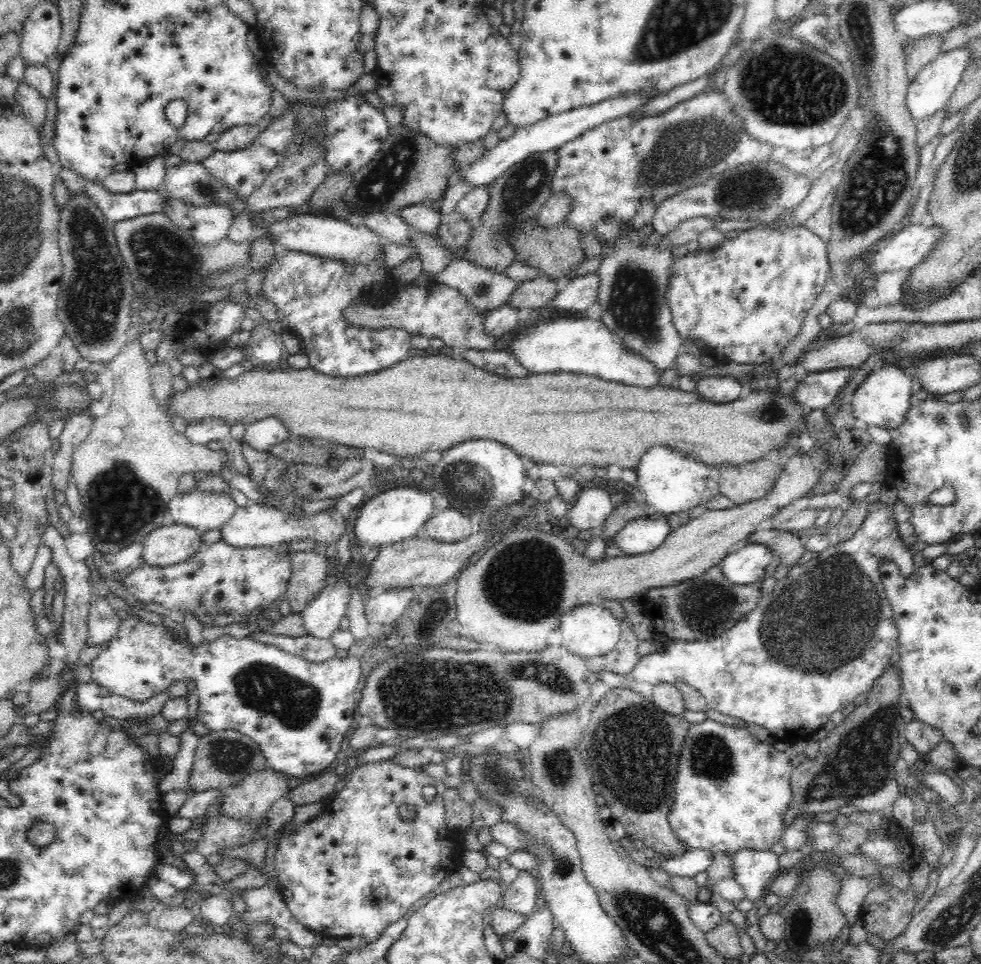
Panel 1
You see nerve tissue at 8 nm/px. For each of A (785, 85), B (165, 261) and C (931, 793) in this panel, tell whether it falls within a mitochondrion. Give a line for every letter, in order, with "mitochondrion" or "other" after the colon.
A: mitochondrion
B: mitochondrion
C: other

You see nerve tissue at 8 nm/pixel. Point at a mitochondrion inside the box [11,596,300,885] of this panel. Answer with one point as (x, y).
(228, 756)

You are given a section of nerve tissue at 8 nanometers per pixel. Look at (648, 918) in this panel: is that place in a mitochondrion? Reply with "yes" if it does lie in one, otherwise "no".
yes

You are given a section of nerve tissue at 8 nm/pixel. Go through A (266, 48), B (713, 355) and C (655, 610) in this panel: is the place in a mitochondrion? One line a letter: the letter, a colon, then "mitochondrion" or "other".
A: other
B: other
C: mitochondrion

